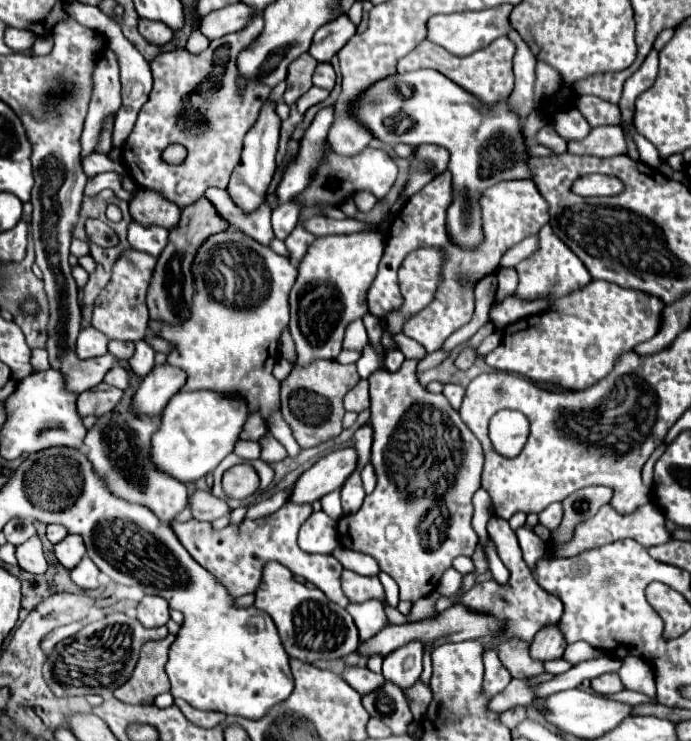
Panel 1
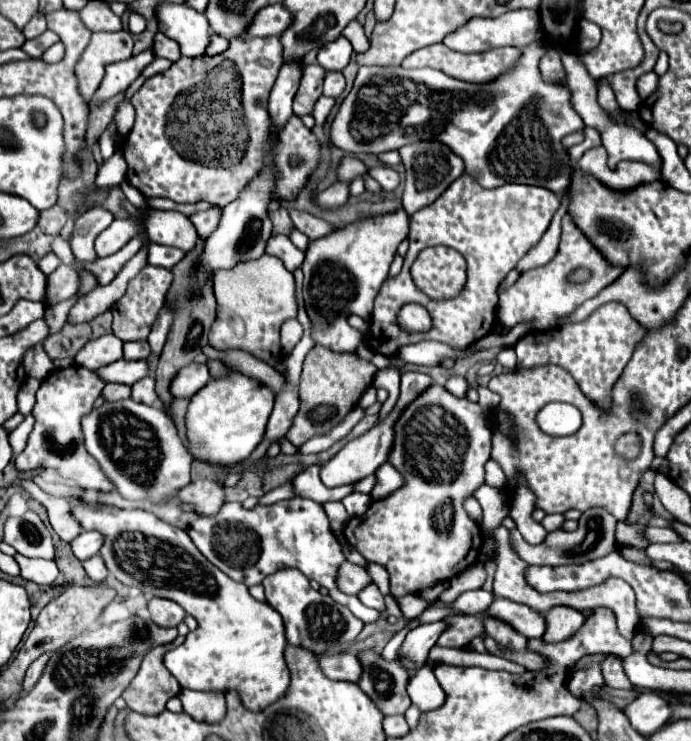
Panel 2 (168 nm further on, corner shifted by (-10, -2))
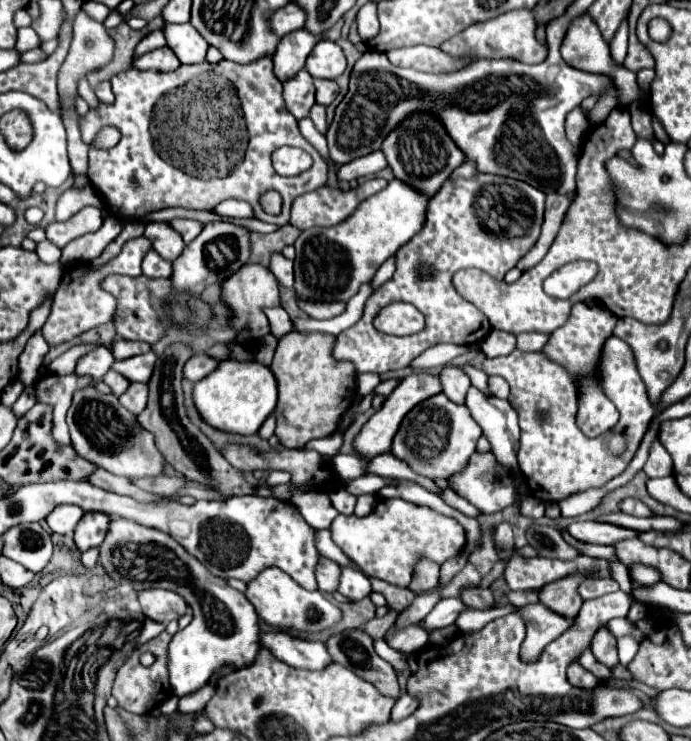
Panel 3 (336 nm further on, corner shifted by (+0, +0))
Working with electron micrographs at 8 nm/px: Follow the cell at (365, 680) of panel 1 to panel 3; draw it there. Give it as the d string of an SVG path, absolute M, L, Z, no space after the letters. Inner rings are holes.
M275 631L275 633L261 633L263 647L273 651L277 659L307 671L321 671L333 663L327 645L319 641L303 641L289 633Z

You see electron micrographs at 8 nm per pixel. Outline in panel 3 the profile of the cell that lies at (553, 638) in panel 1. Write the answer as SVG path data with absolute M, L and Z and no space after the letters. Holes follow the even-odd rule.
M571 575L553 581L551 585L545 585L539 591L539 601L557 615L563 615L565 619L573 619L583 603L583 599L577 595L577 583L581 583L583 579L585 579L583 575Z

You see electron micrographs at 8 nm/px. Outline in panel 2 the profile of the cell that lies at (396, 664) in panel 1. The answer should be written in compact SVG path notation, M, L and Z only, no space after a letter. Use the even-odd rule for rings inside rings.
M437 621L437 623L419 625L417 629L409 631L409 635L399 651L399 657L407 657L415 663L425 663L429 649L437 643L437 639L445 631L445 627L447 627L445 621Z

